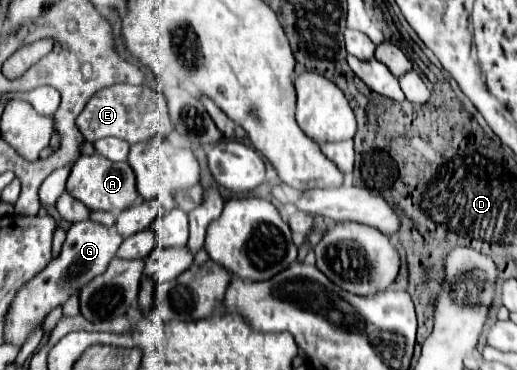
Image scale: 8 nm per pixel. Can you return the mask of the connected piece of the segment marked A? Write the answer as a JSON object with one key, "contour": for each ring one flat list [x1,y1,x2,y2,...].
{"contour":[[96,153,82,155,80,159,76,159,76,163,72,165,70,177,68,177,66,191,72,197,76,197,78,201,82,201,92,211,100,209,100,211,110,211,114,215,118,215,120,211,128,209,130,205,134,205,138,201,136,177,134,177,134,171,130,169,130,165,128,163,112,163]]}

